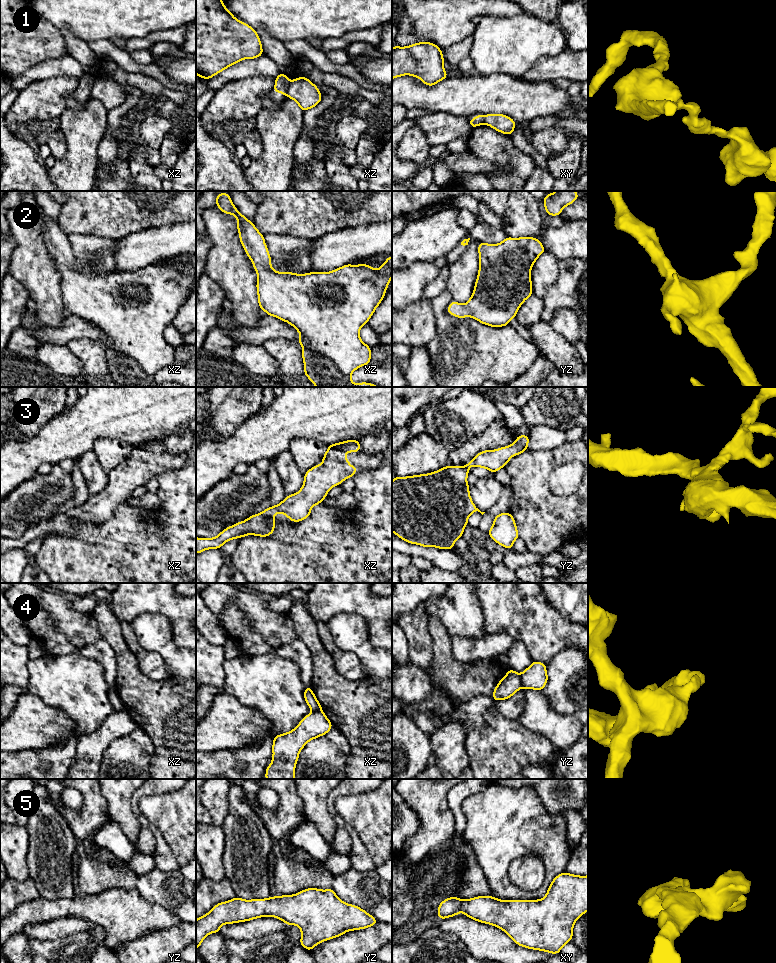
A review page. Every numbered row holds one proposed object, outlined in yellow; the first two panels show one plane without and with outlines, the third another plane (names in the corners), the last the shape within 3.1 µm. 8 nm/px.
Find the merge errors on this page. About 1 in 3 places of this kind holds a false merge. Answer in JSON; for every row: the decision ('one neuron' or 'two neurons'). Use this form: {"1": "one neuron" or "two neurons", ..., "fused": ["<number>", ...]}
{"1": "two neurons", "2": "one neuron", "3": "one neuron", "4": "two neurons", "5": "one neuron", "fused": ["1", "4"]}

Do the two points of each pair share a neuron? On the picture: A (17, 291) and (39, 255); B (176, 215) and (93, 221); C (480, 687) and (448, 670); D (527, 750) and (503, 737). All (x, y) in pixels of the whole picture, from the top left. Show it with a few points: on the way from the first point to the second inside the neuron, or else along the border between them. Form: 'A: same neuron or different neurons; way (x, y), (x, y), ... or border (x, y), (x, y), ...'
A: different neurons; border (10, 273), (26, 289), (28, 295)
B: same neuron; way (155, 215), (114, 215)
C: same neuron; way (472, 680), (458, 680), (456, 678)
D: same neuron; way (521, 748), (514, 747), (509, 743)

